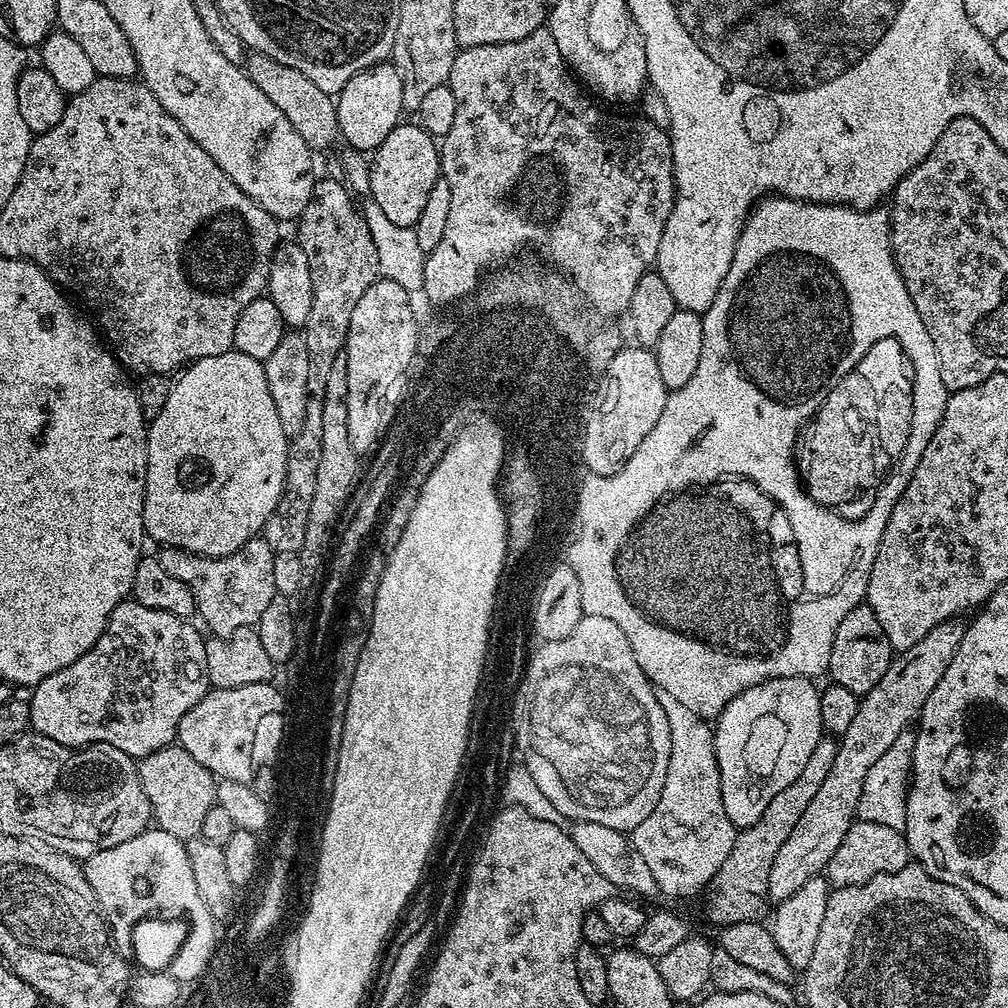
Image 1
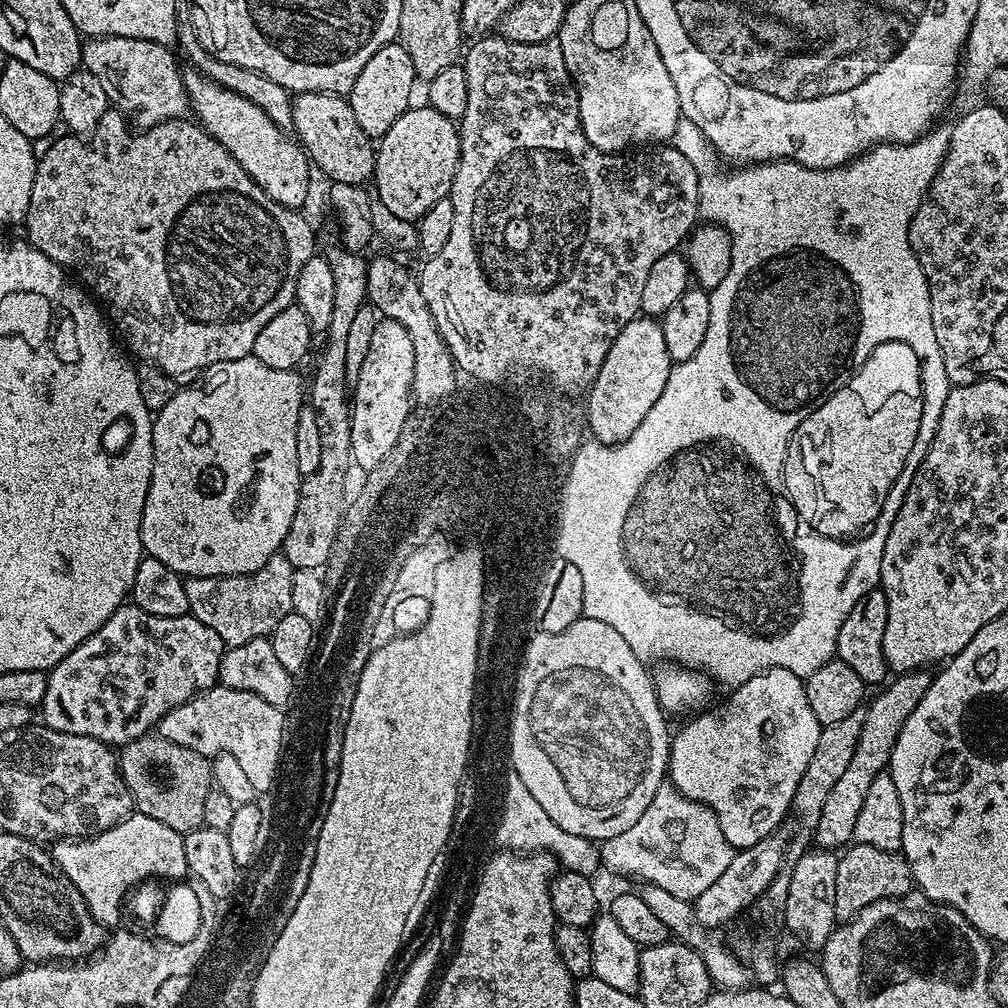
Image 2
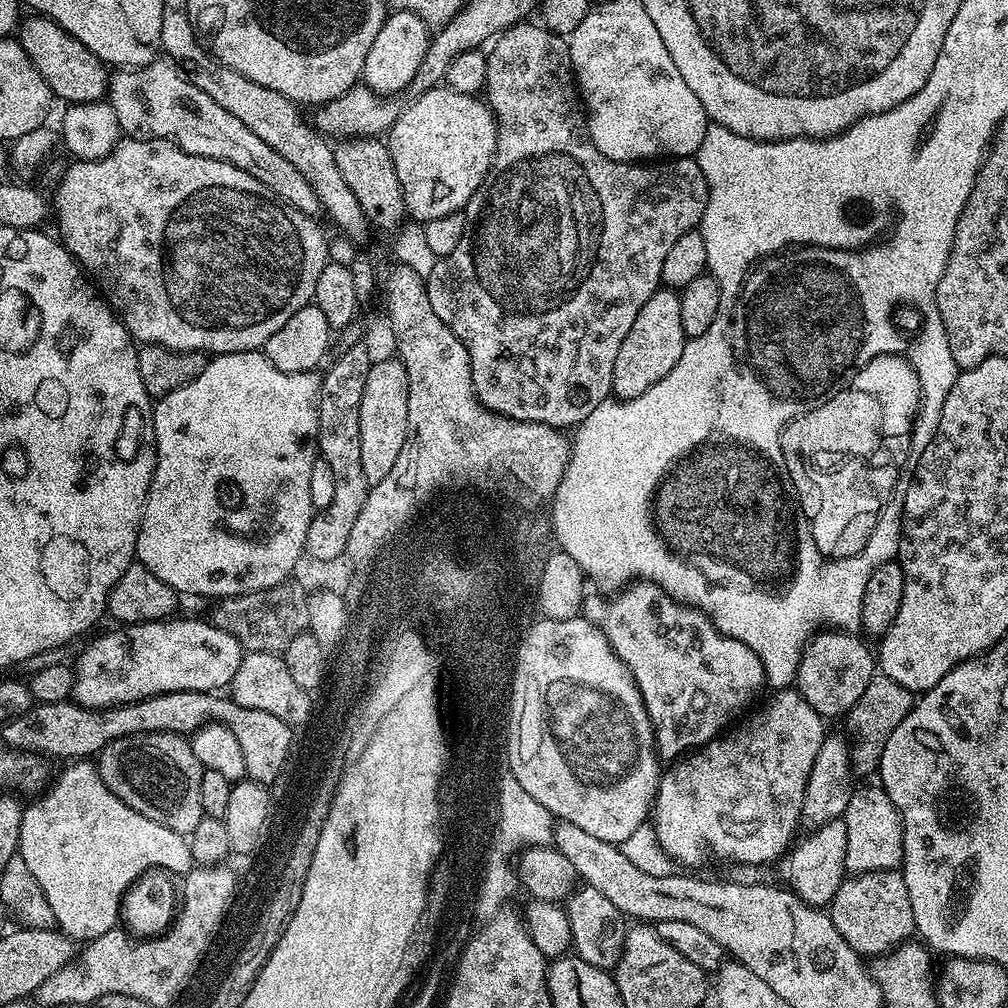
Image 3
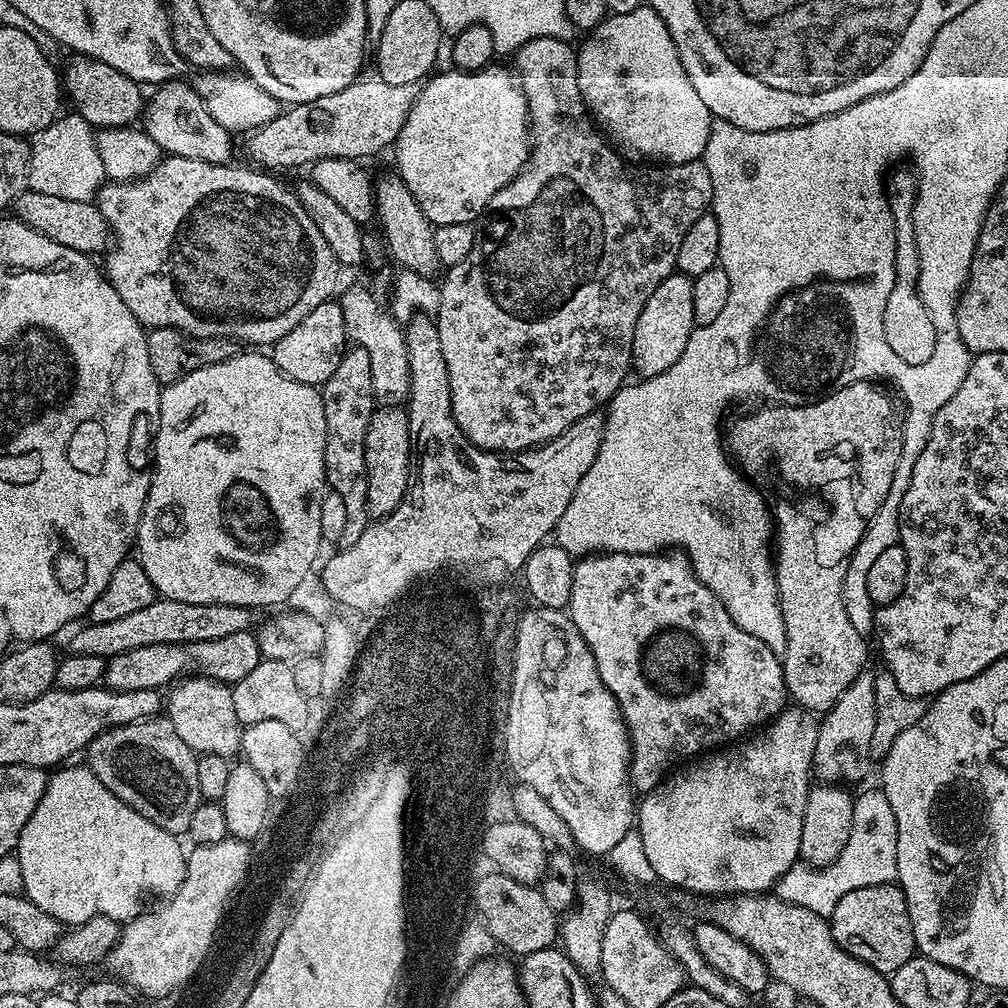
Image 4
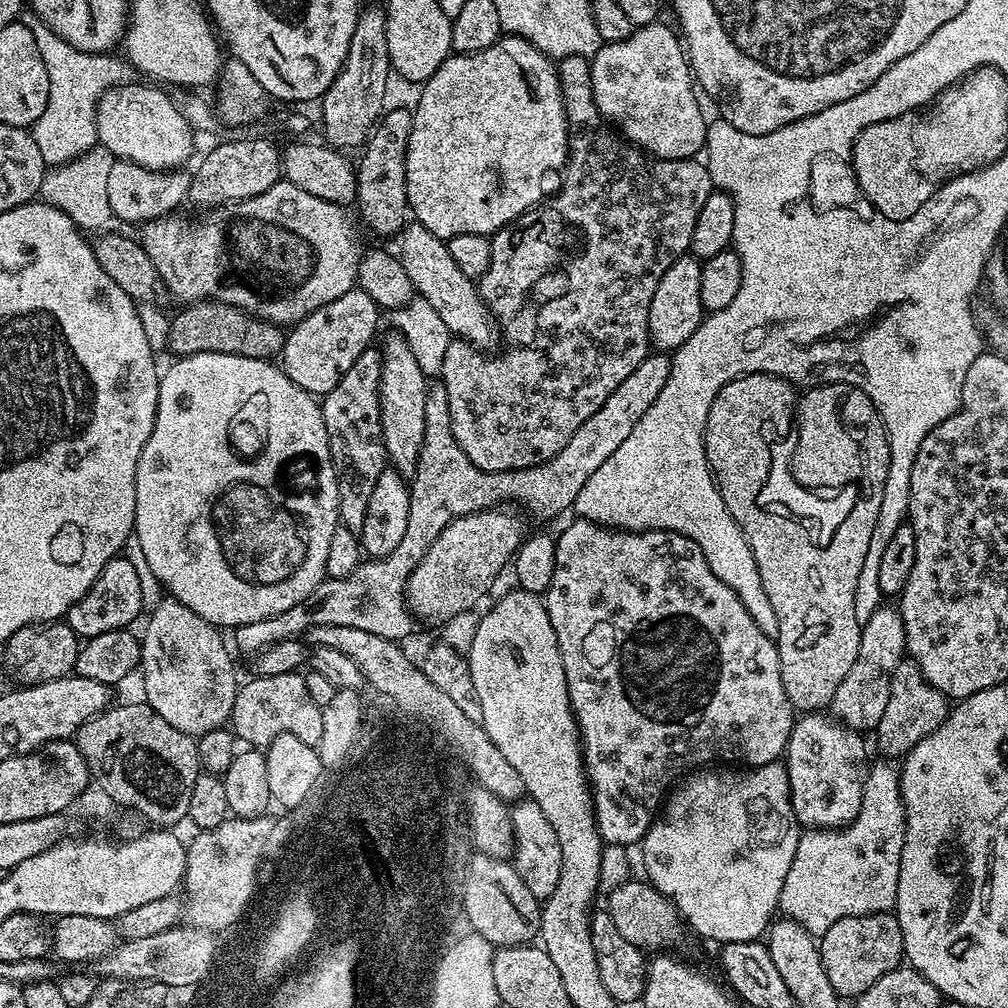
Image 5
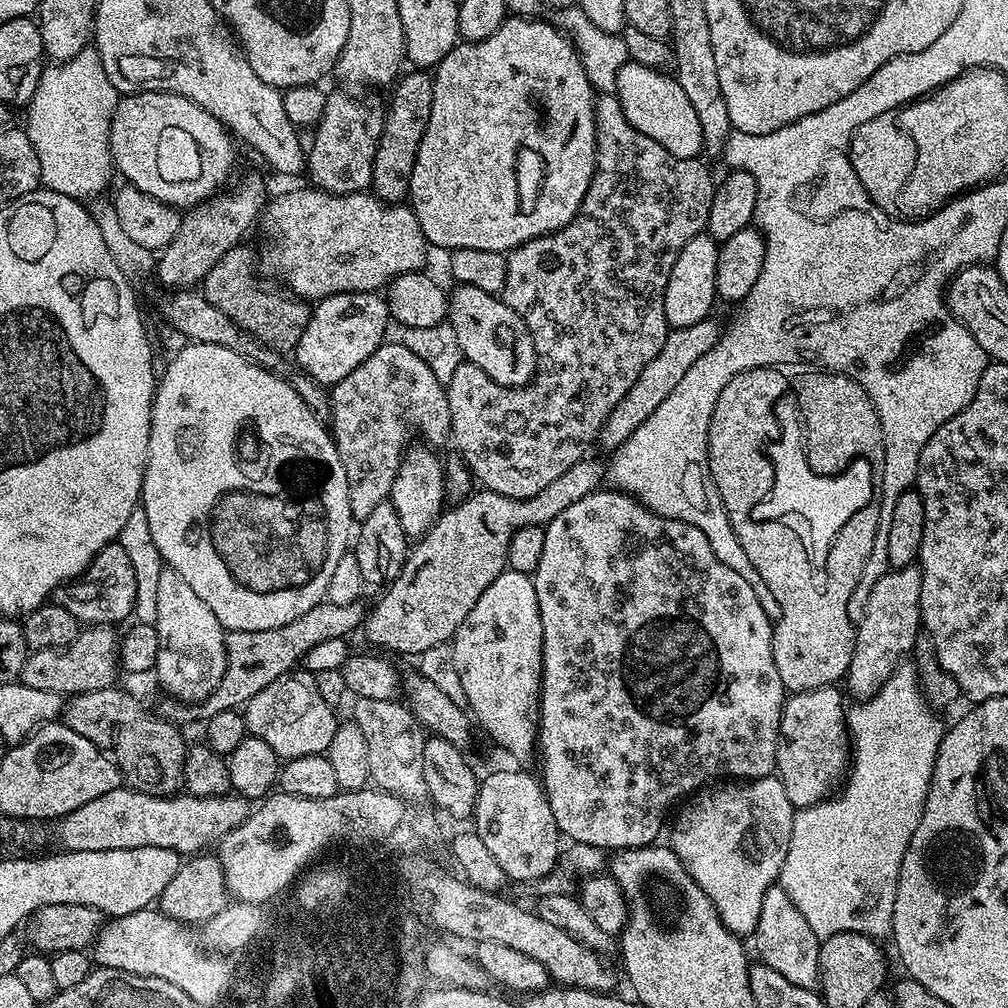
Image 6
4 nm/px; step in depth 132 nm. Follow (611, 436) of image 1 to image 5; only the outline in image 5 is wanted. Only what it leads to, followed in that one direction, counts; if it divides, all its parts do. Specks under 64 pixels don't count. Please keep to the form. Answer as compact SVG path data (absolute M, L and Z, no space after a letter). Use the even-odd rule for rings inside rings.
M691 254L677 258L674 266L662 274L658 282L658 290L654 290L654 302L650 302L650 318L648 319L648 339L653 349L664 354L675 353L698 330L706 313L702 306L702 270L701 261Z

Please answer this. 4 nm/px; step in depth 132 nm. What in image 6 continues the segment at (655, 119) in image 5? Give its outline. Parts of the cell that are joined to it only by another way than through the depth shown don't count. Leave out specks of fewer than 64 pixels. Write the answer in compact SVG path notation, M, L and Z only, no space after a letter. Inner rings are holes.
M629 62L623 64L618 70L614 95L620 100L622 110L626 114L626 122L630 122L630 126L634 126L634 130L644 130L646 138L654 138L654 142L658 142L658 146L670 150L670 154L674 154L678 158L695 160L704 152L702 130L695 126L676 128L680 124L679 118L668 116L671 112L678 111L681 102L686 101L686 94L675 75L658 68ZM656 112L658 115L664 116L660 120L660 124L664 128L656 128Z

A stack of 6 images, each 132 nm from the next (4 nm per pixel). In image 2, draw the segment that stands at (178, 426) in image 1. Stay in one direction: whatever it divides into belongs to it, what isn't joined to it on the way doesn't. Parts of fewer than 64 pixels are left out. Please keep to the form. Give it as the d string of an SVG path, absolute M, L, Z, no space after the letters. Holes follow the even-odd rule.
M253 355L246 358L238 358L230 362L218 362L214 366L210 366L203 373L204 381L197 388L181 387L175 394L174 398L170 398L170 402L166 402L166 406L162 406L160 412L155 413L152 421L152 441L154 442L154 470L150 478L150 490L146 498L146 506L142 514L142 542L147 555L158 558L158 562L162 562L166 566L170 566L170 570L177 572L182 578L189 576L245 576L254 570L258 570L262 566L266 566L266 562L271 556L277 555L284 547L284 539L290 530L290 526L294 522L294 514L298 510L298 502L300 501L300 488L302 485L302 477L298 470L298 420L300 418L300 409L306 400L306 388L300 385L300 380L296 377L295 371L287 372L286 370L274 370L270 366L266 366L262 362L258 362Z

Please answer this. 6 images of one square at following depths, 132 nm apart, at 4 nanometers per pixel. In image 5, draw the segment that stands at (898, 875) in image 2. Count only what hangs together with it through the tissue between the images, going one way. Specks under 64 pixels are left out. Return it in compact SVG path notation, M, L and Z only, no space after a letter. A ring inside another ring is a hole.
M892 912L842 918L826 929L818 943L826 978L842 998L861 996L882 974L901 967L904 960L902 926L898 926L898 918Z

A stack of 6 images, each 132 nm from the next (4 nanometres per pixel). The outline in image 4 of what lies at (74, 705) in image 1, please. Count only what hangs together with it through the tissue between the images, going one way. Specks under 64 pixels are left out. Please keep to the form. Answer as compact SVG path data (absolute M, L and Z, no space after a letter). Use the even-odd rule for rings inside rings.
M252 630L213 641L138 646L136 649L118 653L107 661L103 683L115 692L163 689L189 674L199 674L231 686L246 678L246 674L250 674L250 670L254 670L261 659L260 644L256 641L256 632Z

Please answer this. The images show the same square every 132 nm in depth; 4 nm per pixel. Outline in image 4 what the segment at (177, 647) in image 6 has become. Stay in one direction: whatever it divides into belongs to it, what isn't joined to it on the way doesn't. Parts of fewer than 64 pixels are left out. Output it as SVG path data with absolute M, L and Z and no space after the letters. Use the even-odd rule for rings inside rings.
M192 674L173 683L170 691L172 693L166 696L166 715L186 746L201 756L218 754L232 758L240 752L242 725L238 714L234 714L234 698L229 685L211 680L209 676Z

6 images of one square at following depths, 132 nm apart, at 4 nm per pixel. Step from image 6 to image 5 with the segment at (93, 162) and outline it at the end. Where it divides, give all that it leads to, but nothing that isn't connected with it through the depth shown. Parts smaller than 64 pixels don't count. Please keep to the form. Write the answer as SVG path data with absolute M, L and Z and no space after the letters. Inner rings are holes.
M23 9L19 23L27 26L38 44L38 54L49 75L50 97L42 117L33 125L32 133L42 153L45 165L57 166L71 162L97 145L96 110L102 94L120 84L136 84L142 73L123 57L111 53L94 53L70 46L60 35L54 34L36 12Z

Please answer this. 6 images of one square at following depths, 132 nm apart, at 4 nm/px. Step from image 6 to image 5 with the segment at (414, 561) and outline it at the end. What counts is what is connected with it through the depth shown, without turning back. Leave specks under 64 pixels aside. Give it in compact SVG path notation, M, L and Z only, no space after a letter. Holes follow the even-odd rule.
M497 506L466 514L450 522L450 526L434 538L430 550L426 550L422 562L414 566L408 579L406 603L413 617L420 619L421 616L432 624L452 620L470 611L491 590L500 571L513 563L516 551L526 539L525 517L504 510Z

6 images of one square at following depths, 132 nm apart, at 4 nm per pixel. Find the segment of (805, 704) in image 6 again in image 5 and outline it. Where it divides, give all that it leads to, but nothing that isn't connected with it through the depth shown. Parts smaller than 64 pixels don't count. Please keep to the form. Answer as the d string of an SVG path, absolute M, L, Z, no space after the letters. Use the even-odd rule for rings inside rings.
M804 714L793 723L782 763L788 772L790 802L797 824L808 830L835 830L850 824L856 817L862 806L864 778L870 767L864 740L861 733L828 714Z

